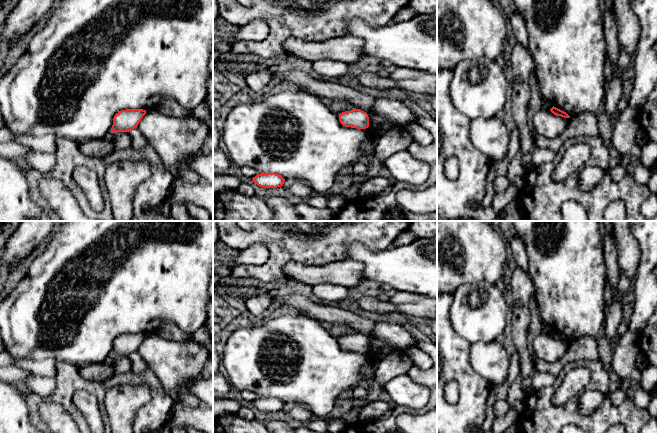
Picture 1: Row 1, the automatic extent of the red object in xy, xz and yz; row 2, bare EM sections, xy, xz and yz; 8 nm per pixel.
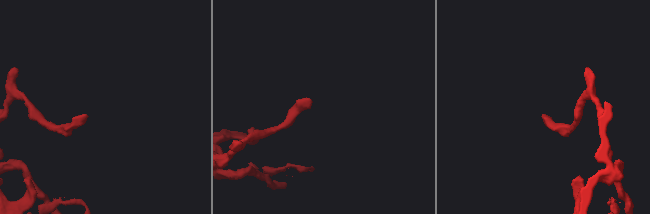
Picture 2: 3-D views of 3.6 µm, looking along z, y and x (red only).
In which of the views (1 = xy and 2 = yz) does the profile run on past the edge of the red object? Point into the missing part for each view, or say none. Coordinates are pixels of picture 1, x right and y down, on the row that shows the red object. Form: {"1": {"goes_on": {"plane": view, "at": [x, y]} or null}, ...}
{"1": {"goes_on": null}, "2": {"goes_on": null}}

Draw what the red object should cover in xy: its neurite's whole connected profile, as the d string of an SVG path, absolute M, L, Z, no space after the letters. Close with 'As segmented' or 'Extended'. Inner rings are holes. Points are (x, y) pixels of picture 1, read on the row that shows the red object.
M127 109L121 110L115 114L111 132L129 132L137 128L139 122L146 114L143 109Z. As segmented

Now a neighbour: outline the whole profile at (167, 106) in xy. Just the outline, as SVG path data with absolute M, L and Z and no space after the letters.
M163 98L155 109L164 115L174 118L182 119L191 115L191 113L184 109L179 103L170 98Z

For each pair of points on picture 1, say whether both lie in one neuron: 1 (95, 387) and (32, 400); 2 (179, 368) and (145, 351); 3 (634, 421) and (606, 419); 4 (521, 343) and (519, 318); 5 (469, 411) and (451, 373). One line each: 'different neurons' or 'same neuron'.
1: same neuron
2: same neuron
3: same neuron
4: same neuron
5: same neuron

